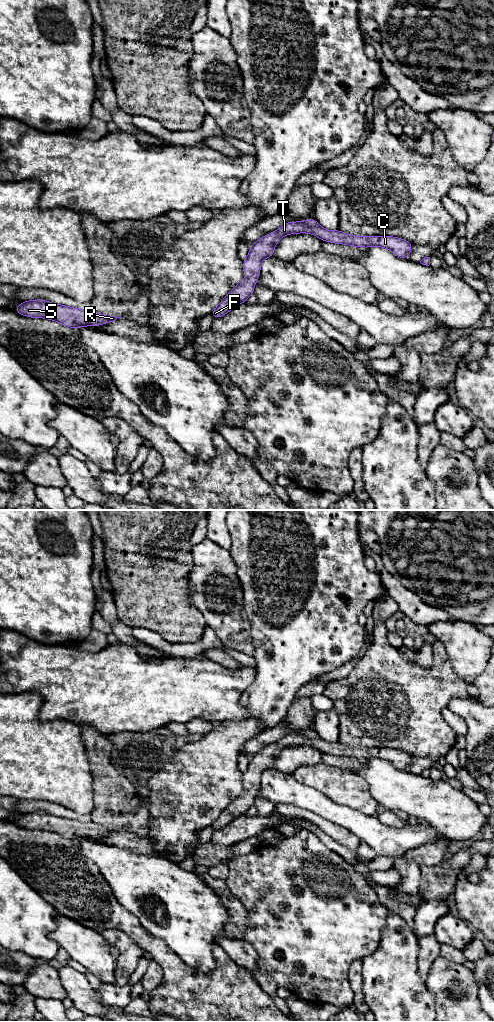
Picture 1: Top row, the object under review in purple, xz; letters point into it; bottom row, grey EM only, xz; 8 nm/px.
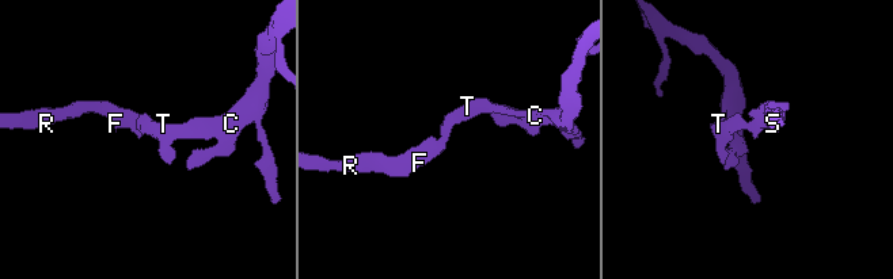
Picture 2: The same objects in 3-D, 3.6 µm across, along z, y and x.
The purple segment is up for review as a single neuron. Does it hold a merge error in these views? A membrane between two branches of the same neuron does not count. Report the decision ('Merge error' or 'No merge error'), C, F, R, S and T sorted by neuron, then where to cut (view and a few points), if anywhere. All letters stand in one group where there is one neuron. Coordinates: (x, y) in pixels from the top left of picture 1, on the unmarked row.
No merge error. Groups: C F R S T. No split

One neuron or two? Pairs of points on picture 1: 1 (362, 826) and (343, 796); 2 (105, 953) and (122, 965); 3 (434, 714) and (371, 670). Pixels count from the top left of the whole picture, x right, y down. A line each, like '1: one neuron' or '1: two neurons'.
1: two neurons
2: two neurons
3: one neuron

